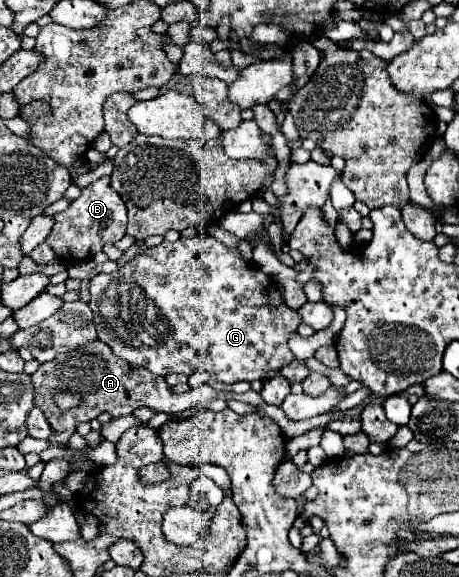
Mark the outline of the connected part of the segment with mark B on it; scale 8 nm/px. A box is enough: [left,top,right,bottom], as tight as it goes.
[47,176,127,263]

